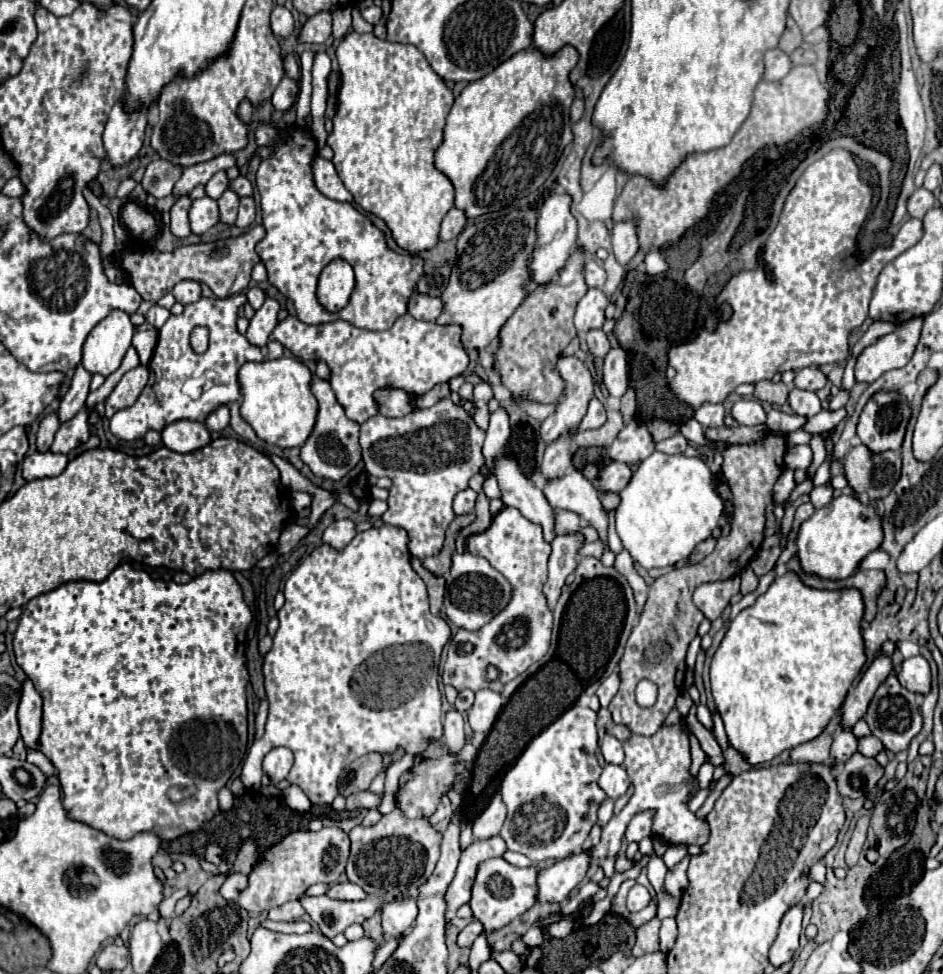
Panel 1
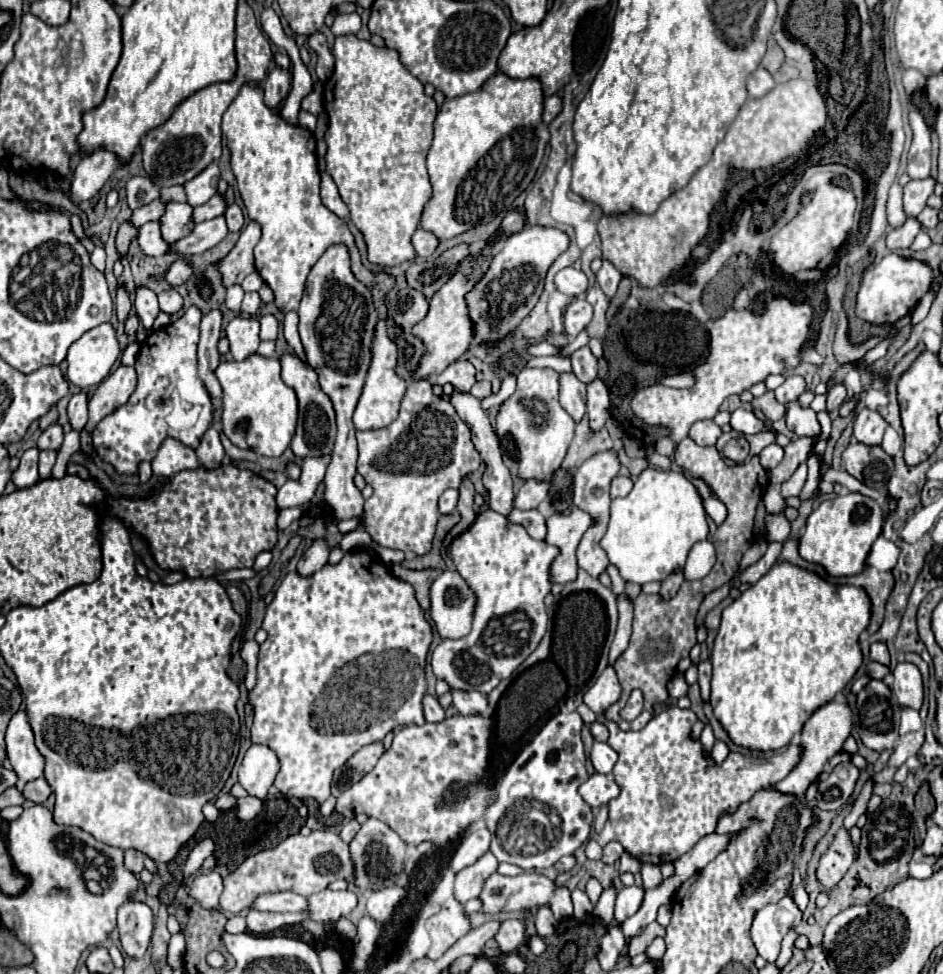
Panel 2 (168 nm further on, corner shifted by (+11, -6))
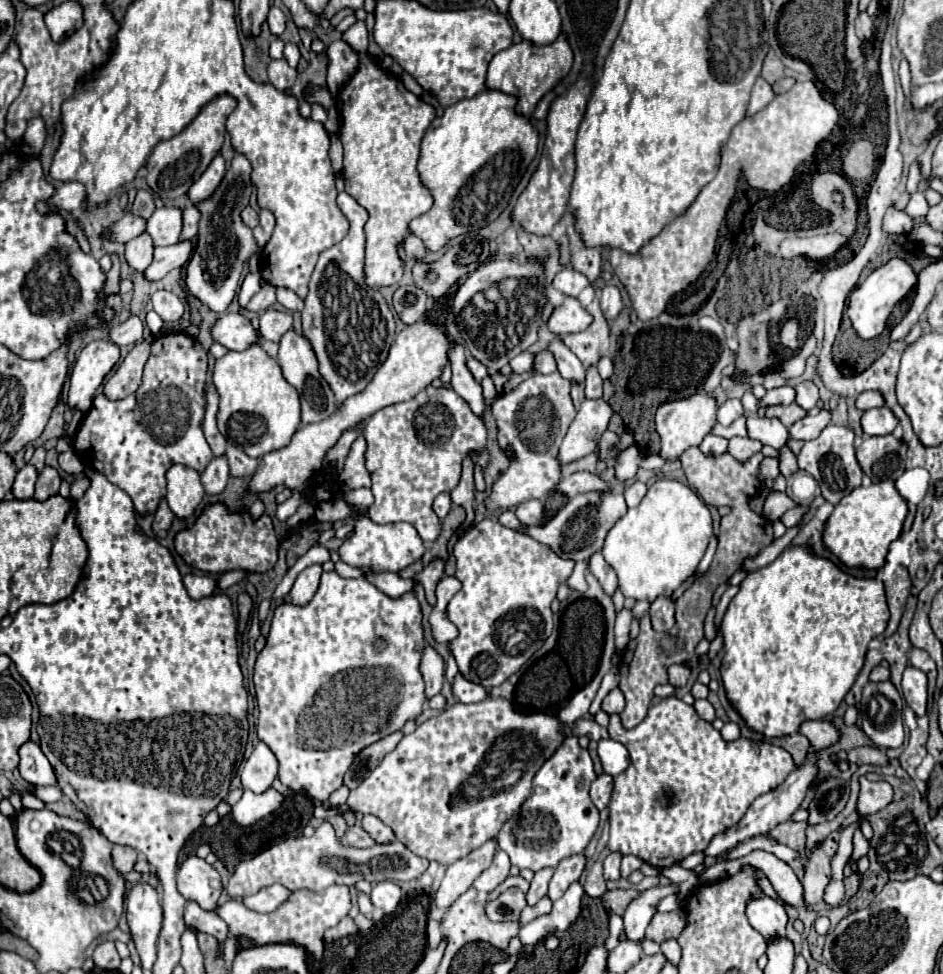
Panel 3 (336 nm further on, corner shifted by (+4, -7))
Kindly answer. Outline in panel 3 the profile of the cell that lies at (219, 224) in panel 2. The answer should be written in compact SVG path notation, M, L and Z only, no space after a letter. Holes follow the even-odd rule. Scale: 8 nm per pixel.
M189 241L175 243L169 247L157 247L153 251L151 265L143 271L143 279L161 281L169 271L181 269L189 261L191 251L193 251L193 243L189 243Z

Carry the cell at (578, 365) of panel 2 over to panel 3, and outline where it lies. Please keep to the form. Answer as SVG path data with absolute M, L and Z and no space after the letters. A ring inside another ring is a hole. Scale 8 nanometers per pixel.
M589 367L587 377L585 377L585 397L587 399L599 399L601 387L603 387L603 379L599 377L597 367Z

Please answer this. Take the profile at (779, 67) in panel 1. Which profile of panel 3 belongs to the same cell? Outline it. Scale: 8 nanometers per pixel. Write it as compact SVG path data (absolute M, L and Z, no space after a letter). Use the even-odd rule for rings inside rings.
M759 77L753 85L753 91L751 91L751 101L749 101L749 107L747 107L747 115L755 115L763 107L767 107L773 97L775 97L775 93L773 93L771 85L765 79Z

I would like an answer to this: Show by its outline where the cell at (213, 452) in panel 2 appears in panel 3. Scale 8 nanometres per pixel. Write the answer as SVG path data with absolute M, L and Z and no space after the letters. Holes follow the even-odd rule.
M225 455L213 457L201 475L201 483L203 483L205 491L209 495L219 495L219 493L223 493L227 481L229 481L229 465L227 465Z

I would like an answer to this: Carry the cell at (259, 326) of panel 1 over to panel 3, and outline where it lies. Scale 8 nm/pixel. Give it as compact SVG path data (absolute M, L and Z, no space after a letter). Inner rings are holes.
M225 313L211 327L211 339L221 343L227 349L243 351L253 343L259 343L259 337L247 317L241 313Z

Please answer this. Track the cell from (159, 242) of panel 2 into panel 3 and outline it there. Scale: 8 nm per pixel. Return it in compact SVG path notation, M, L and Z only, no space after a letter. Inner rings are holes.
M141 233L139 237L125 243L125 259L129 267L133 267L135 271L145 271L147 265L151 263L151 257L153 257L153 243L147 233Z

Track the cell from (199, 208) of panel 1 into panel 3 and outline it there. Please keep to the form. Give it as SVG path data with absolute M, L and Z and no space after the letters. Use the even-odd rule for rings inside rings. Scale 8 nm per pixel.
M175 207L155 209L153 215L147 219L145 231L151 235L153 247L175 245L181 233L181 211Z

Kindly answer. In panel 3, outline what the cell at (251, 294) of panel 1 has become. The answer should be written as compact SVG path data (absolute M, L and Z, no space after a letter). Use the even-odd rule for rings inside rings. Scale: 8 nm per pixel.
M267 283L267 285L263 285L261 291L247 303L247 309L249 309L249 311L255 311L255 313L263 313L263 311L269 309L273 303L275 303L275 287Z

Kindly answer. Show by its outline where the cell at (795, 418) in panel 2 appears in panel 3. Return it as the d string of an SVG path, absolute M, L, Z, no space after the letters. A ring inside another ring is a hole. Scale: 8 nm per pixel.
M827 425L821 431L821 435L813 441L807 441L803 445L801 453L797 455L799 469L803 469L815 477L815 481L821 487L823 499L833 505L837 505L845 495L849 495L855 487L859 487L861 479L863 479L863 471L855 457L853 441L855 441L855 433L847 425Z

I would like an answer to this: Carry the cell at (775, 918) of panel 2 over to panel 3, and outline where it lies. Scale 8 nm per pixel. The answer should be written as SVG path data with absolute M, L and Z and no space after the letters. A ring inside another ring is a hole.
M767 895L759 899L751 899L747 903L747 919L763 937L785 935L787 913L777 901L773 901Z

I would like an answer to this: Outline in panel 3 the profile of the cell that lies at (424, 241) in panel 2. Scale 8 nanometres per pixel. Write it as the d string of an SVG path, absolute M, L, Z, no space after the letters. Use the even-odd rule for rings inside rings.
M407 235L407 237L405 237L405 241L403 241L403 249L405 249L405 255L407 255L409 259L417 259L417 261L421 261L421 259L427 255L427 249L425 249L423 241L417 239L415 235Z

